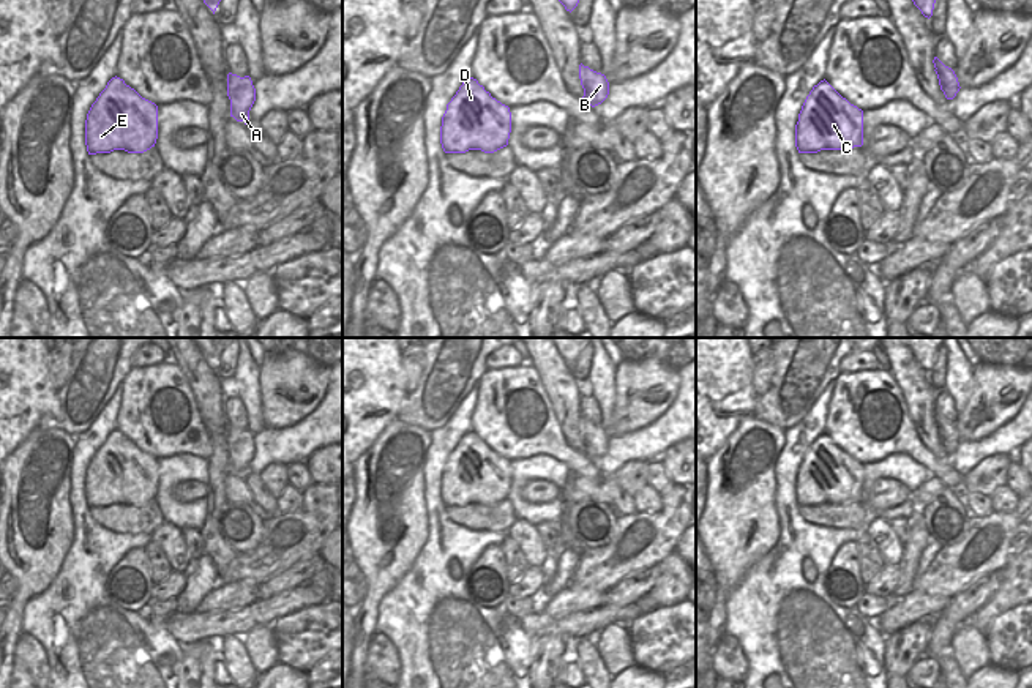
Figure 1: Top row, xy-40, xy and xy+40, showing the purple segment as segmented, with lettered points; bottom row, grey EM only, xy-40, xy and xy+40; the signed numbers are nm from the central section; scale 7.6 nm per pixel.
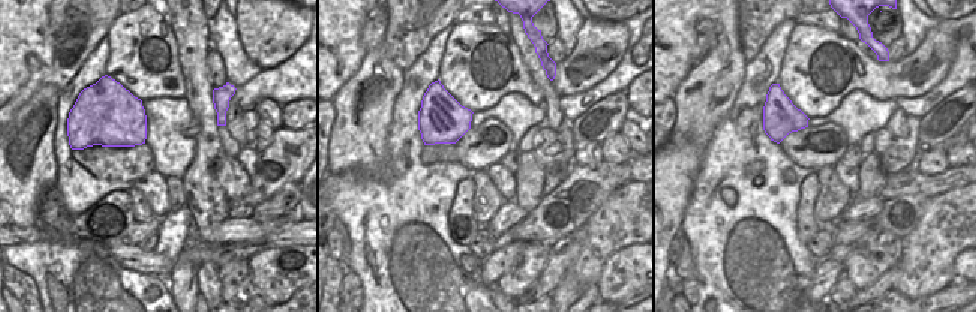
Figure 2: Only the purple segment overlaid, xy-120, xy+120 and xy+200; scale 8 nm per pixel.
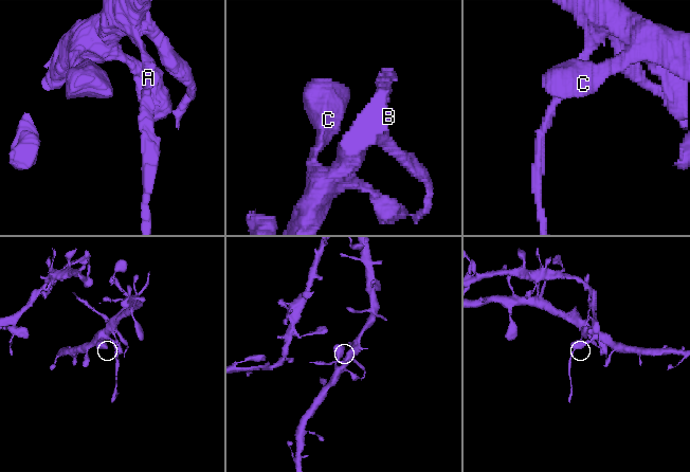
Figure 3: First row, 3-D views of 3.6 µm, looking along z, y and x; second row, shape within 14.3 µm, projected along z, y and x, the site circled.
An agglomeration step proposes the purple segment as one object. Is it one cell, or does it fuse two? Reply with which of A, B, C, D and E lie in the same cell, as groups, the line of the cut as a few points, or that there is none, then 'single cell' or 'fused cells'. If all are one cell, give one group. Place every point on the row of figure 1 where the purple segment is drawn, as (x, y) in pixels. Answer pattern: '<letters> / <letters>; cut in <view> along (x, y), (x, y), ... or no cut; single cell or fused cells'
A B / C D E; cut in xy+40 along (947, 67), (936, 68); fused cells

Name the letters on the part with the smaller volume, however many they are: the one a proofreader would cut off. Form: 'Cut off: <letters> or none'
Cut off: A, B

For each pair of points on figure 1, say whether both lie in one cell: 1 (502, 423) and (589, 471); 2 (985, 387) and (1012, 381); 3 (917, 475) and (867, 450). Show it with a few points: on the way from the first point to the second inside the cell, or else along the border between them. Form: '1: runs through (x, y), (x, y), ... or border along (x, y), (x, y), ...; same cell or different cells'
1: runs through (524, 439), (548, 439), (567, 455); same cell
2: runs through (991, 387), (1002, 387), (1005, 384); same cell
3: border along (920, 463), (903, 453), (889, 453), (863, 464); different cells

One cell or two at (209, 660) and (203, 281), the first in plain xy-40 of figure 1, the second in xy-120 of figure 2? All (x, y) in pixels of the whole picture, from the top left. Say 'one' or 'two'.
two

